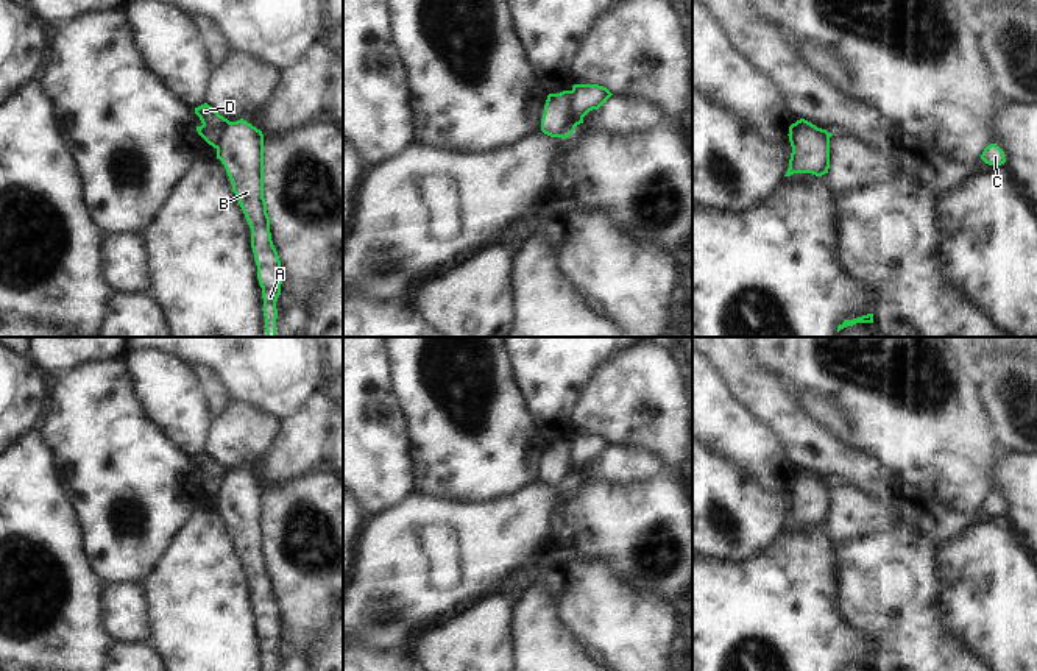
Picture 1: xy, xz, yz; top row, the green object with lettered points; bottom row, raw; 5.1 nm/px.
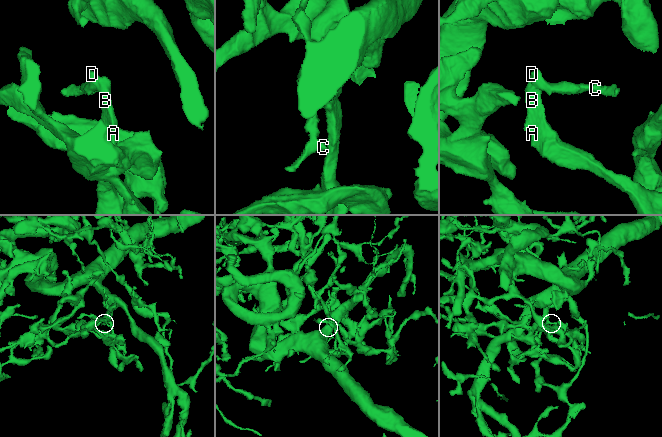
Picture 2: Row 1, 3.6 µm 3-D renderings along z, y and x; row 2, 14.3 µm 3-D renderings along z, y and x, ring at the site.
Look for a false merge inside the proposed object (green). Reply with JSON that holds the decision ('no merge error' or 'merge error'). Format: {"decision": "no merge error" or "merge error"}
{"decision": "merge error"}

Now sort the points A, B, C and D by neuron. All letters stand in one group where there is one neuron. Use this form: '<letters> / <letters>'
A B / C D

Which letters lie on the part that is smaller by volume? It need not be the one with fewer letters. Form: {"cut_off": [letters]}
{"cut_off": ["C", "D"]}

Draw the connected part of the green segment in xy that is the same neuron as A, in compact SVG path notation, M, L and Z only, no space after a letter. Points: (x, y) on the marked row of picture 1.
M240 119L229 122L217 148L217 159L226 169L232 192L251 228L251 248L262 287L267 337L276 337L276 301L281 295L282 268L271 240L270 217L264 198L264 134Z

